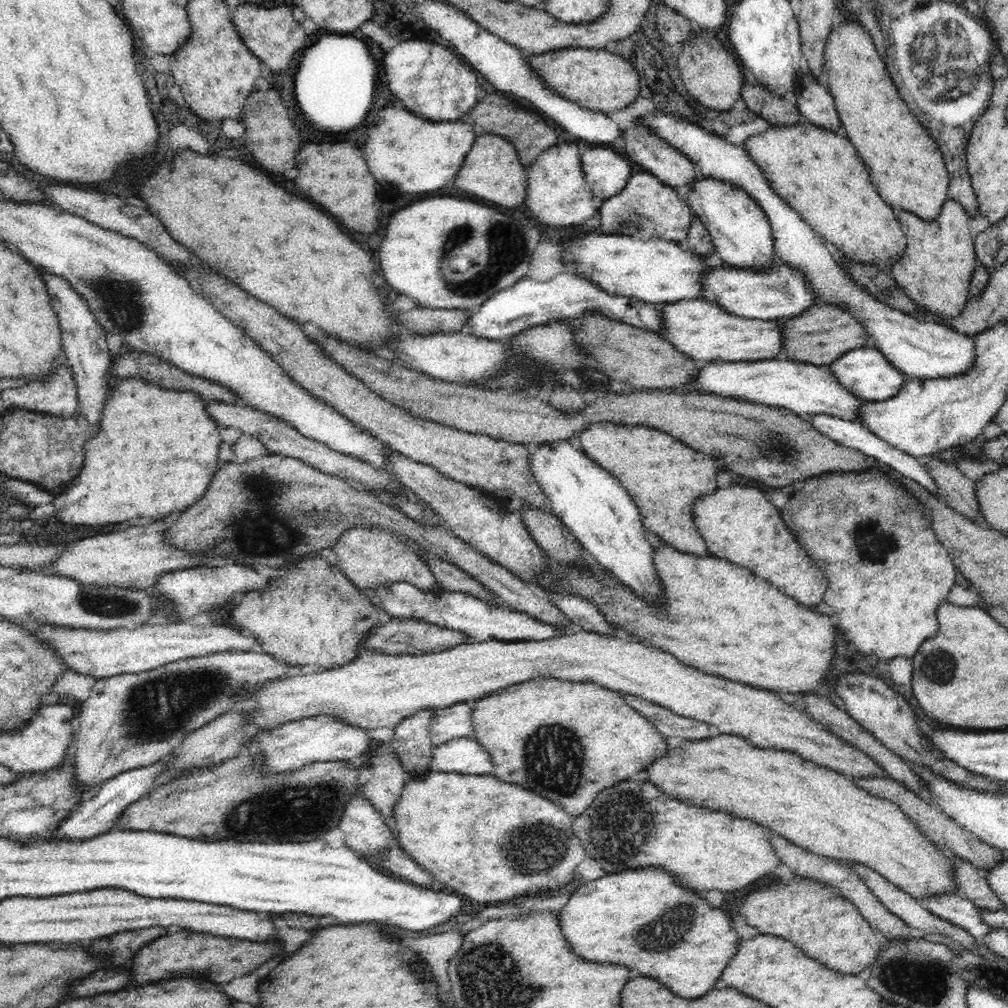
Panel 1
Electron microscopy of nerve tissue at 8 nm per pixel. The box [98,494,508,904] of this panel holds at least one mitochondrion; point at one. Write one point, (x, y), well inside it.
(156, 710)

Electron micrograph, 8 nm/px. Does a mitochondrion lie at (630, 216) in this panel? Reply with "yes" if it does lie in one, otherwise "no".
yes

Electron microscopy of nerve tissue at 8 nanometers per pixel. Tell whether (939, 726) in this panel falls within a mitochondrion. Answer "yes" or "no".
no

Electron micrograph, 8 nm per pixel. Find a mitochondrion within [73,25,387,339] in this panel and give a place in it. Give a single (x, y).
(121, 301)

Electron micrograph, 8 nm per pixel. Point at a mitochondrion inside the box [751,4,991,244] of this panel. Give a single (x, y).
(943, 64)

